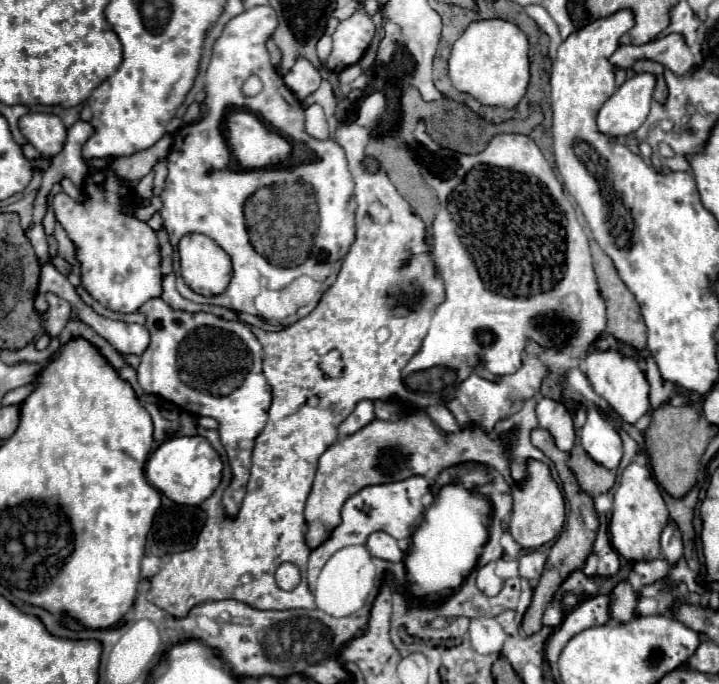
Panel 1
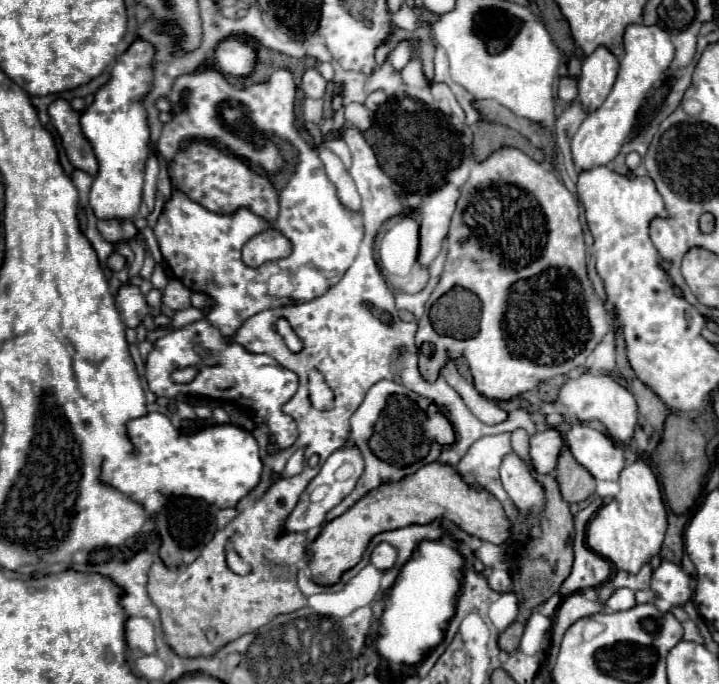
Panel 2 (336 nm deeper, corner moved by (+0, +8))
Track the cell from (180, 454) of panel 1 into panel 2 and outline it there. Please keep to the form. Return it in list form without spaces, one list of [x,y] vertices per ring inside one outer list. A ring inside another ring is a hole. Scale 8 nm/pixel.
[[[148,413],[145,417],[129,421],[129,437],[137,449],[137,453],[125,453],[121,459],[105,459],[101,479],[115,489],[127,493],[133,501],[141,503],[145,511],[159,513],[163,509],[163,497],[167,493],[171,495],[189,495],[189,497],[199,497],[205,499],[207,503],[213,503],[217,507],[235,507],[237,501],[247,495],[259,481],[259,473],[263,469],[261,459],[259,459],[259,447],[257,441],[243,429],[235,425],[211,425],[199,433],[185,435],[181,429],[173,427],[170,419],[161,413]]]

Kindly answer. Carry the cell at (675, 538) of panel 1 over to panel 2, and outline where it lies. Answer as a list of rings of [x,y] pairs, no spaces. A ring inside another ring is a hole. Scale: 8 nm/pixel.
[[[661,559],[659,567],[653,571],[651,589],[671,605],[685,605],[691,599],[689,577],[669,559]]]

